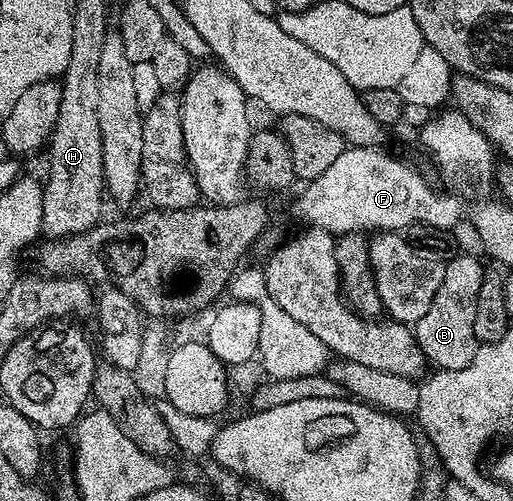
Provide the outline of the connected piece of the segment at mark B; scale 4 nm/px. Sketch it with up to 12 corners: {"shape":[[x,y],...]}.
{"shape":[[468,252],[415,325],[437,370],[467,368],[479,345],[475,304],[486,271]]}

